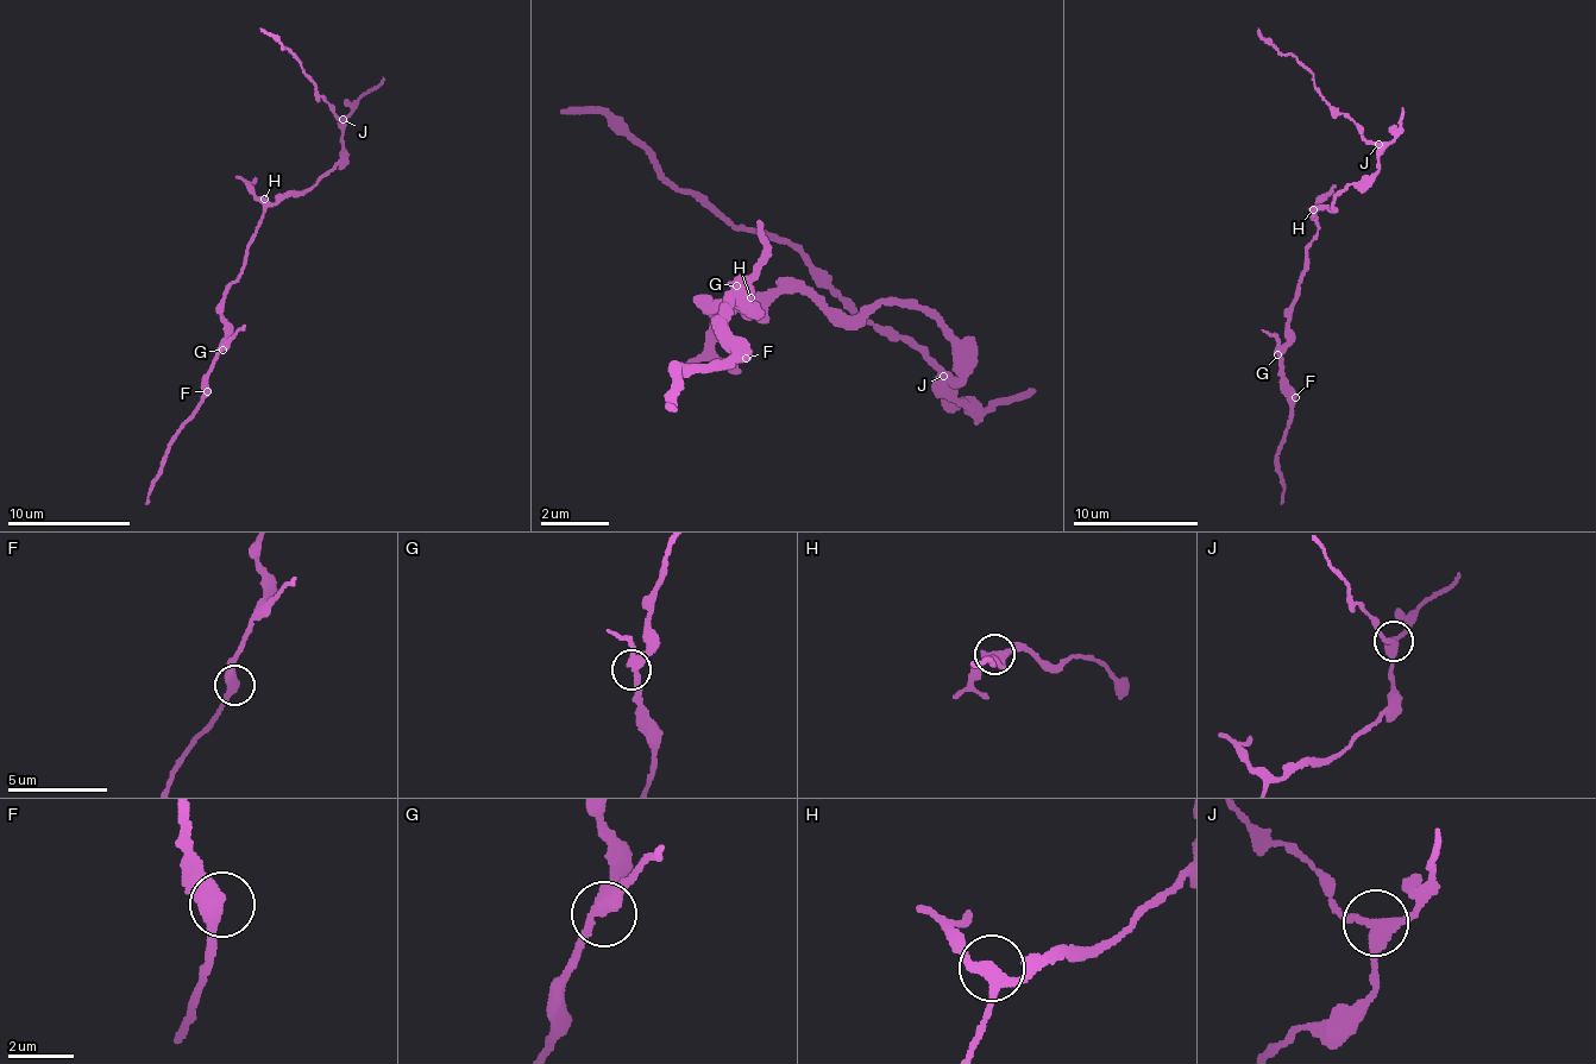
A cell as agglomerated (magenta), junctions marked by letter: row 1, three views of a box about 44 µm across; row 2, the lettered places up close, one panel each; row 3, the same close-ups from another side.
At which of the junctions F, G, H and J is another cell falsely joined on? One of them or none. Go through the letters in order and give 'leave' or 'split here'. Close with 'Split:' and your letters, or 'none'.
F: leave
G: leave
H: leave
J: split here
Split: J

